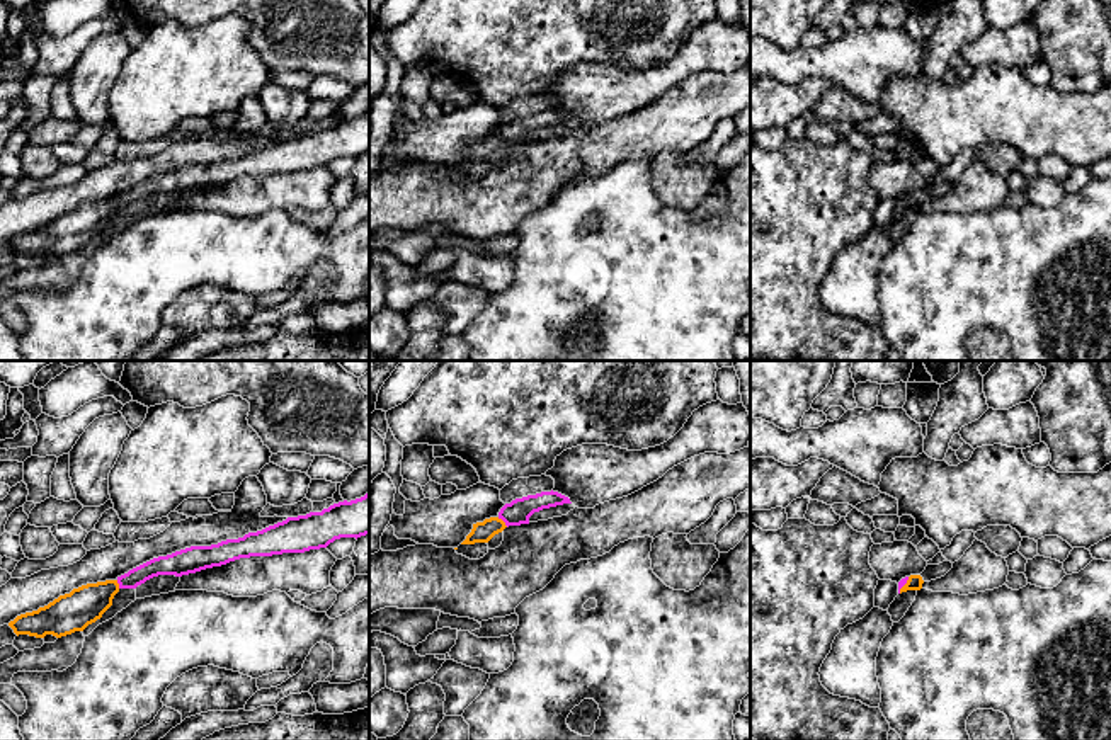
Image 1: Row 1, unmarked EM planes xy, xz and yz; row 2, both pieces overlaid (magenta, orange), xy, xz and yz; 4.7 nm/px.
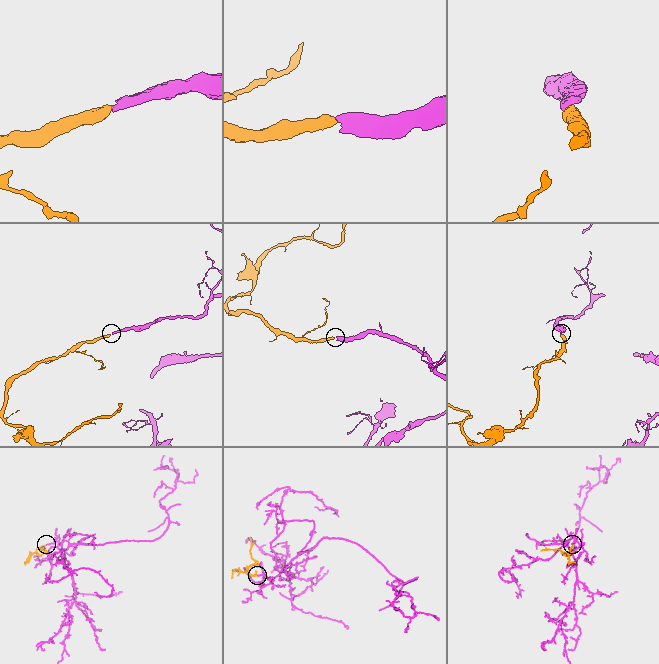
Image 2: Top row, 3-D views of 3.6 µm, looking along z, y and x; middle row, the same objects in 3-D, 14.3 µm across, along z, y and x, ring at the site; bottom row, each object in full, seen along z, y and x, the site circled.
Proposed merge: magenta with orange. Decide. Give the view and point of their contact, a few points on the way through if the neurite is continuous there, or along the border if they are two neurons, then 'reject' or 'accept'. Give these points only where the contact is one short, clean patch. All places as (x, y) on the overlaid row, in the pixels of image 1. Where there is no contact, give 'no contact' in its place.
contact xz (502, 519); way xz (518, 512), (502, 519), (484, 531); accept

